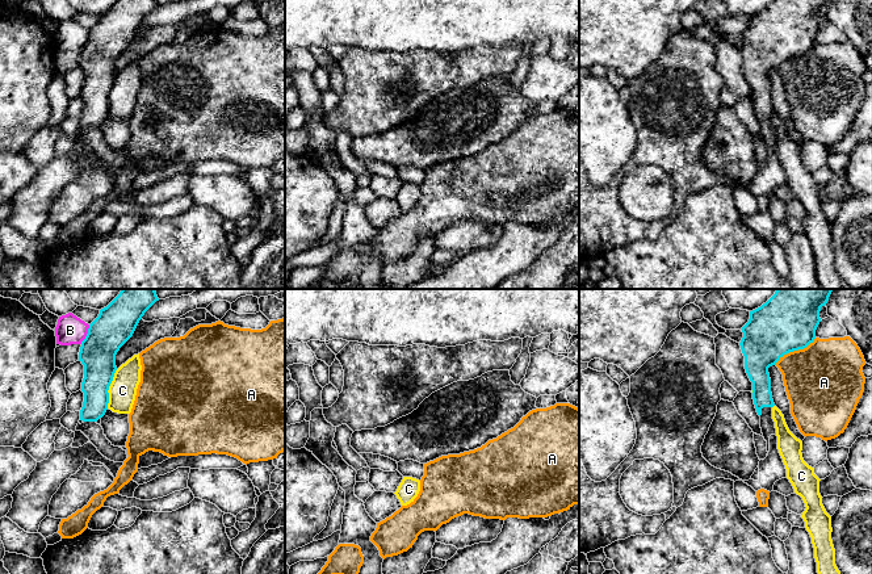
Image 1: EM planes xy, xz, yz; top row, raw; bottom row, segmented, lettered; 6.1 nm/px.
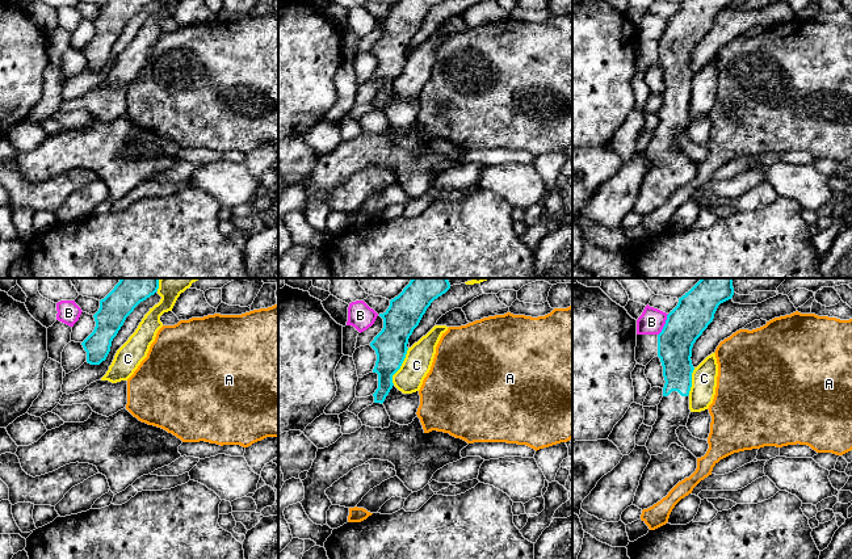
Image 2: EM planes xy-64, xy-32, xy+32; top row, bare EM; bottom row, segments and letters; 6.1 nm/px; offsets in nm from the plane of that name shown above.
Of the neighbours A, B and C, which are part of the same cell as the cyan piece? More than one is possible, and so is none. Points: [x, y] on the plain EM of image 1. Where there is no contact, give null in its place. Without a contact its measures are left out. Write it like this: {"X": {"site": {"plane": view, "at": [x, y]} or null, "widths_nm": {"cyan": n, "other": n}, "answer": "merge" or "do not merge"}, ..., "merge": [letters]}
{"A": {"site": {"plane": "yz", "at": [795, 55]}, "widths_nm": {"cyan": 360, "other": 460}, "answer": "do not merge"}, "B": {"site": {"plane": "xy", "at": [87, 40]}, "widths_nm": {"cyan": 240, "other": 180}, "answer": "do not merge"}, "C": {"site": {"plane": "xy", "at": [108, 95]}, "widths_nm": {"cyan": 220, "other": 170}, "answer": "do not merge"}, "merge": []}

